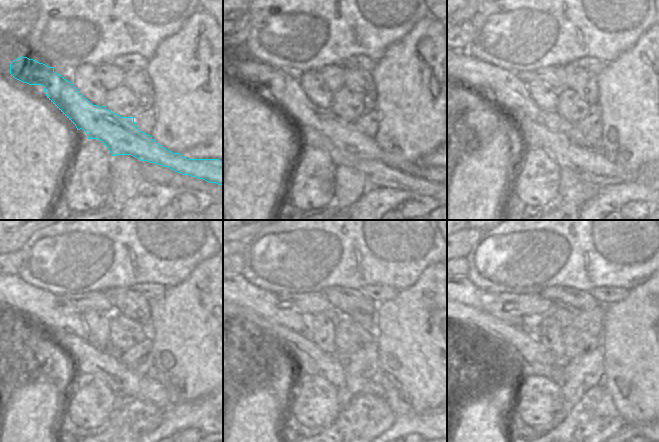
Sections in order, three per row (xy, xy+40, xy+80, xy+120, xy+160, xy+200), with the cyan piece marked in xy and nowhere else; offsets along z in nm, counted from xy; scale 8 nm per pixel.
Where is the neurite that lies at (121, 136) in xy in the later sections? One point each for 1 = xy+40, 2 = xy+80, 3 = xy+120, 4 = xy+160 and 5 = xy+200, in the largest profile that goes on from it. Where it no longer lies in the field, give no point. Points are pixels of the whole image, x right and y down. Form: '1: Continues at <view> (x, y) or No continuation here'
1: Continues at xy+40 (283, 89)
2: Continues at xy+80 (501, 87)
3: Continues at xy+120 (54, 310)
4: Continues at xy+160 (265, 303)
5: Continues at xy+200 (467, 293)

